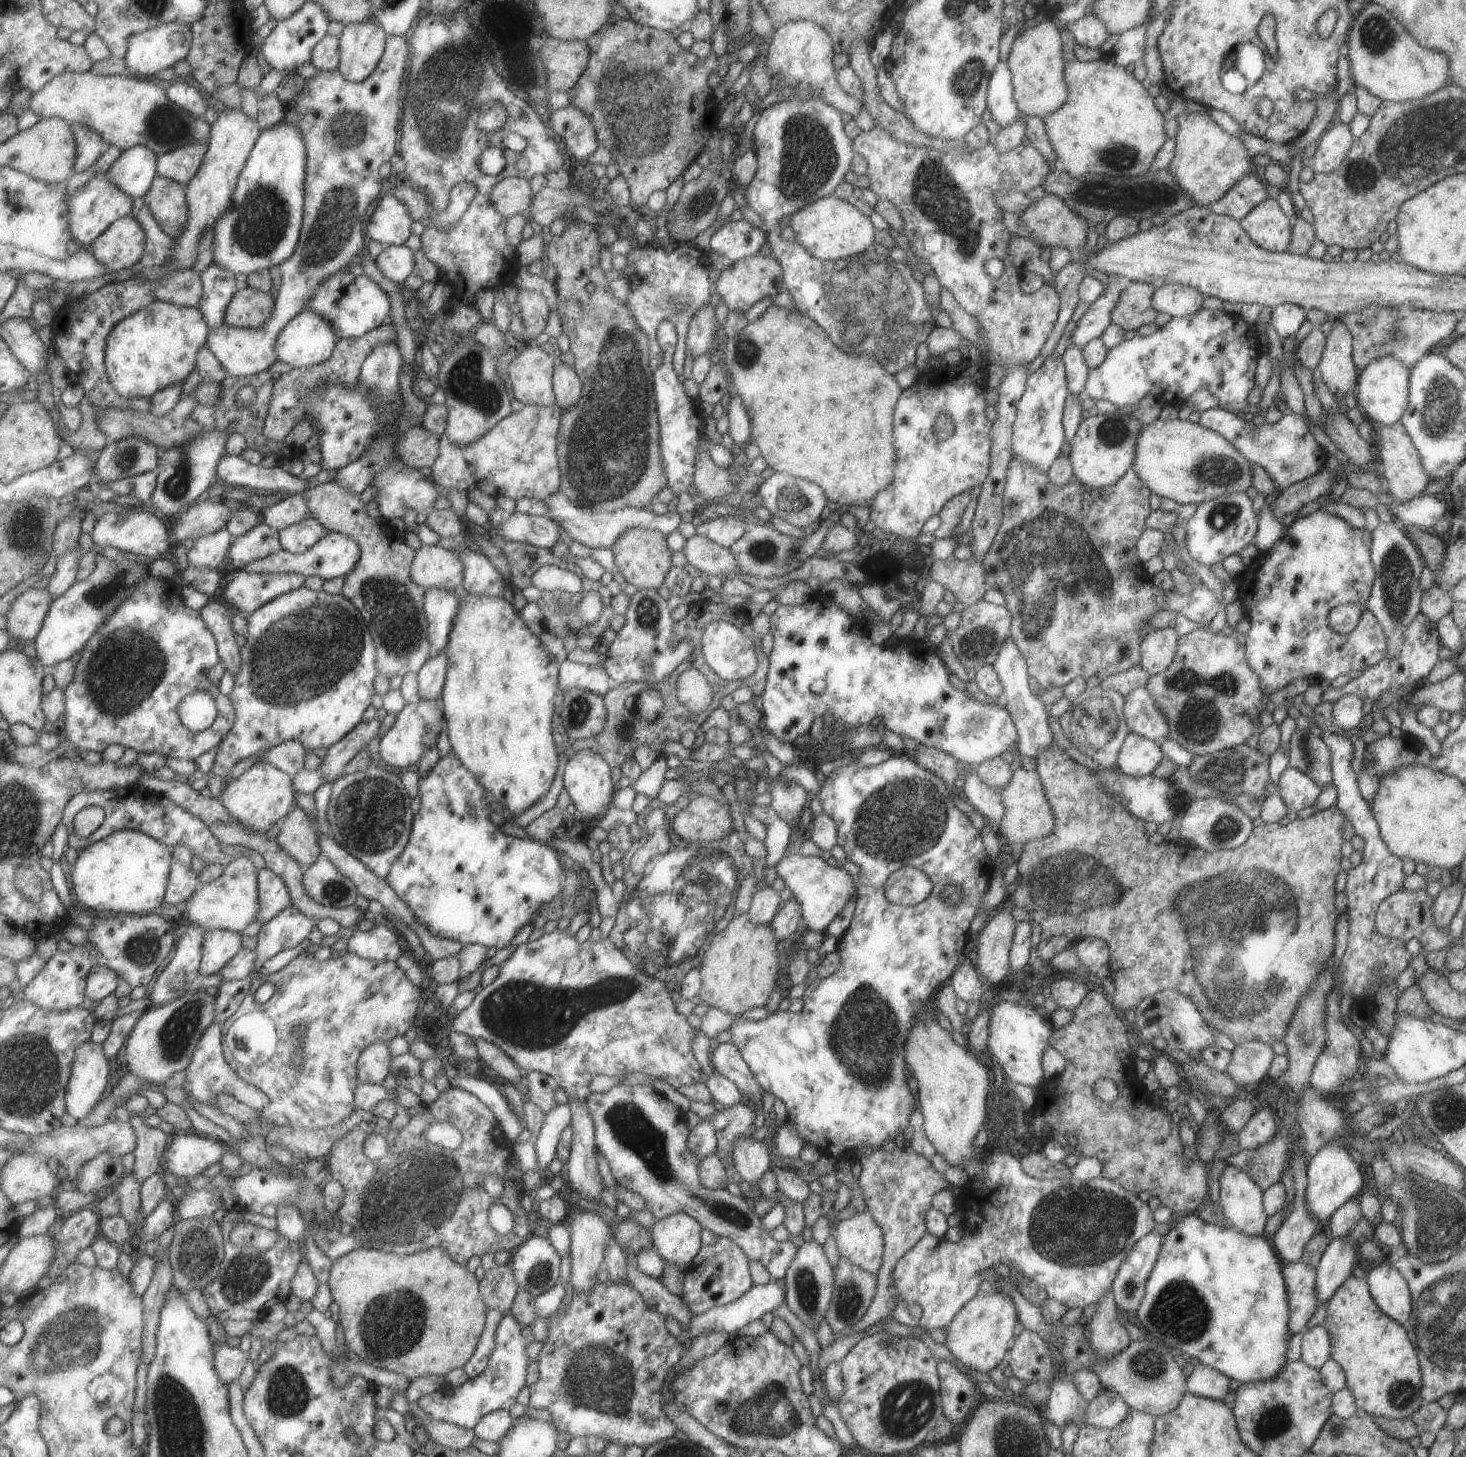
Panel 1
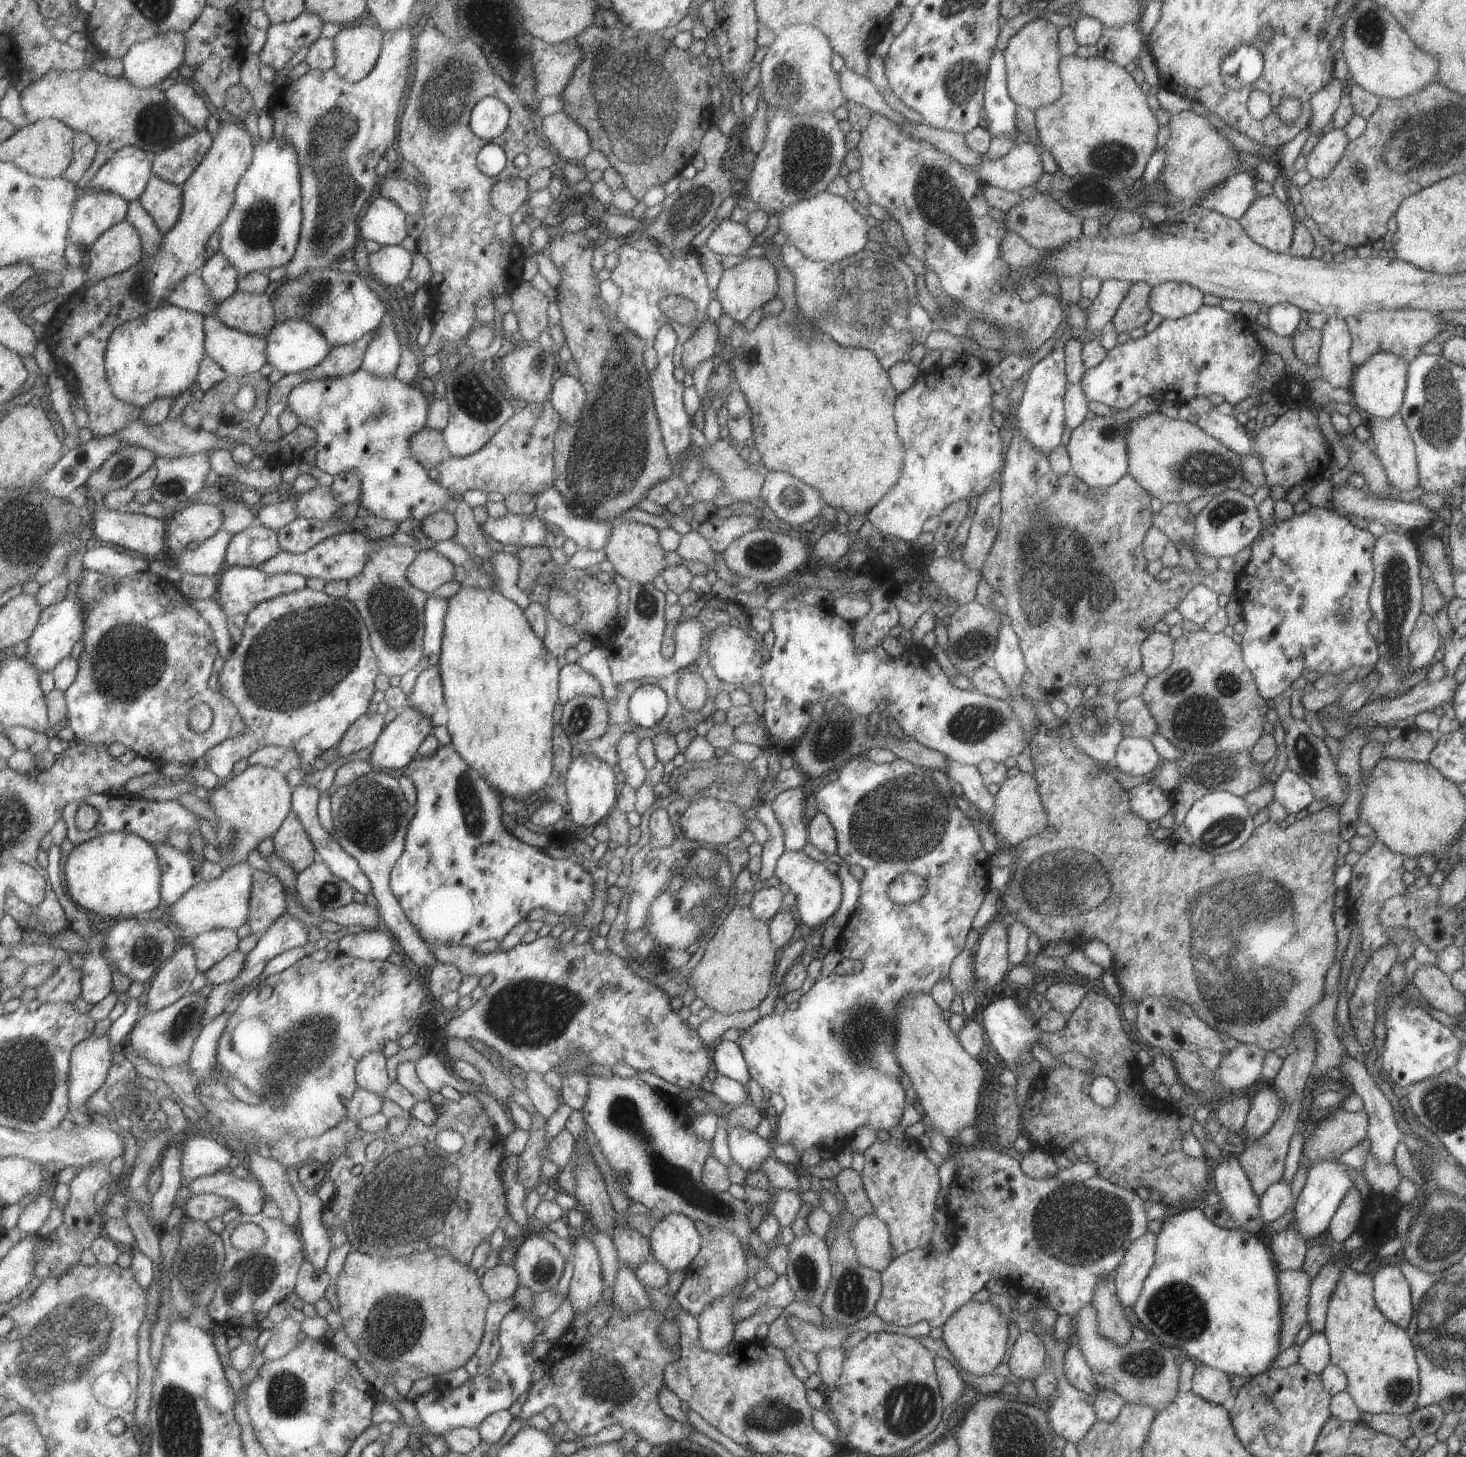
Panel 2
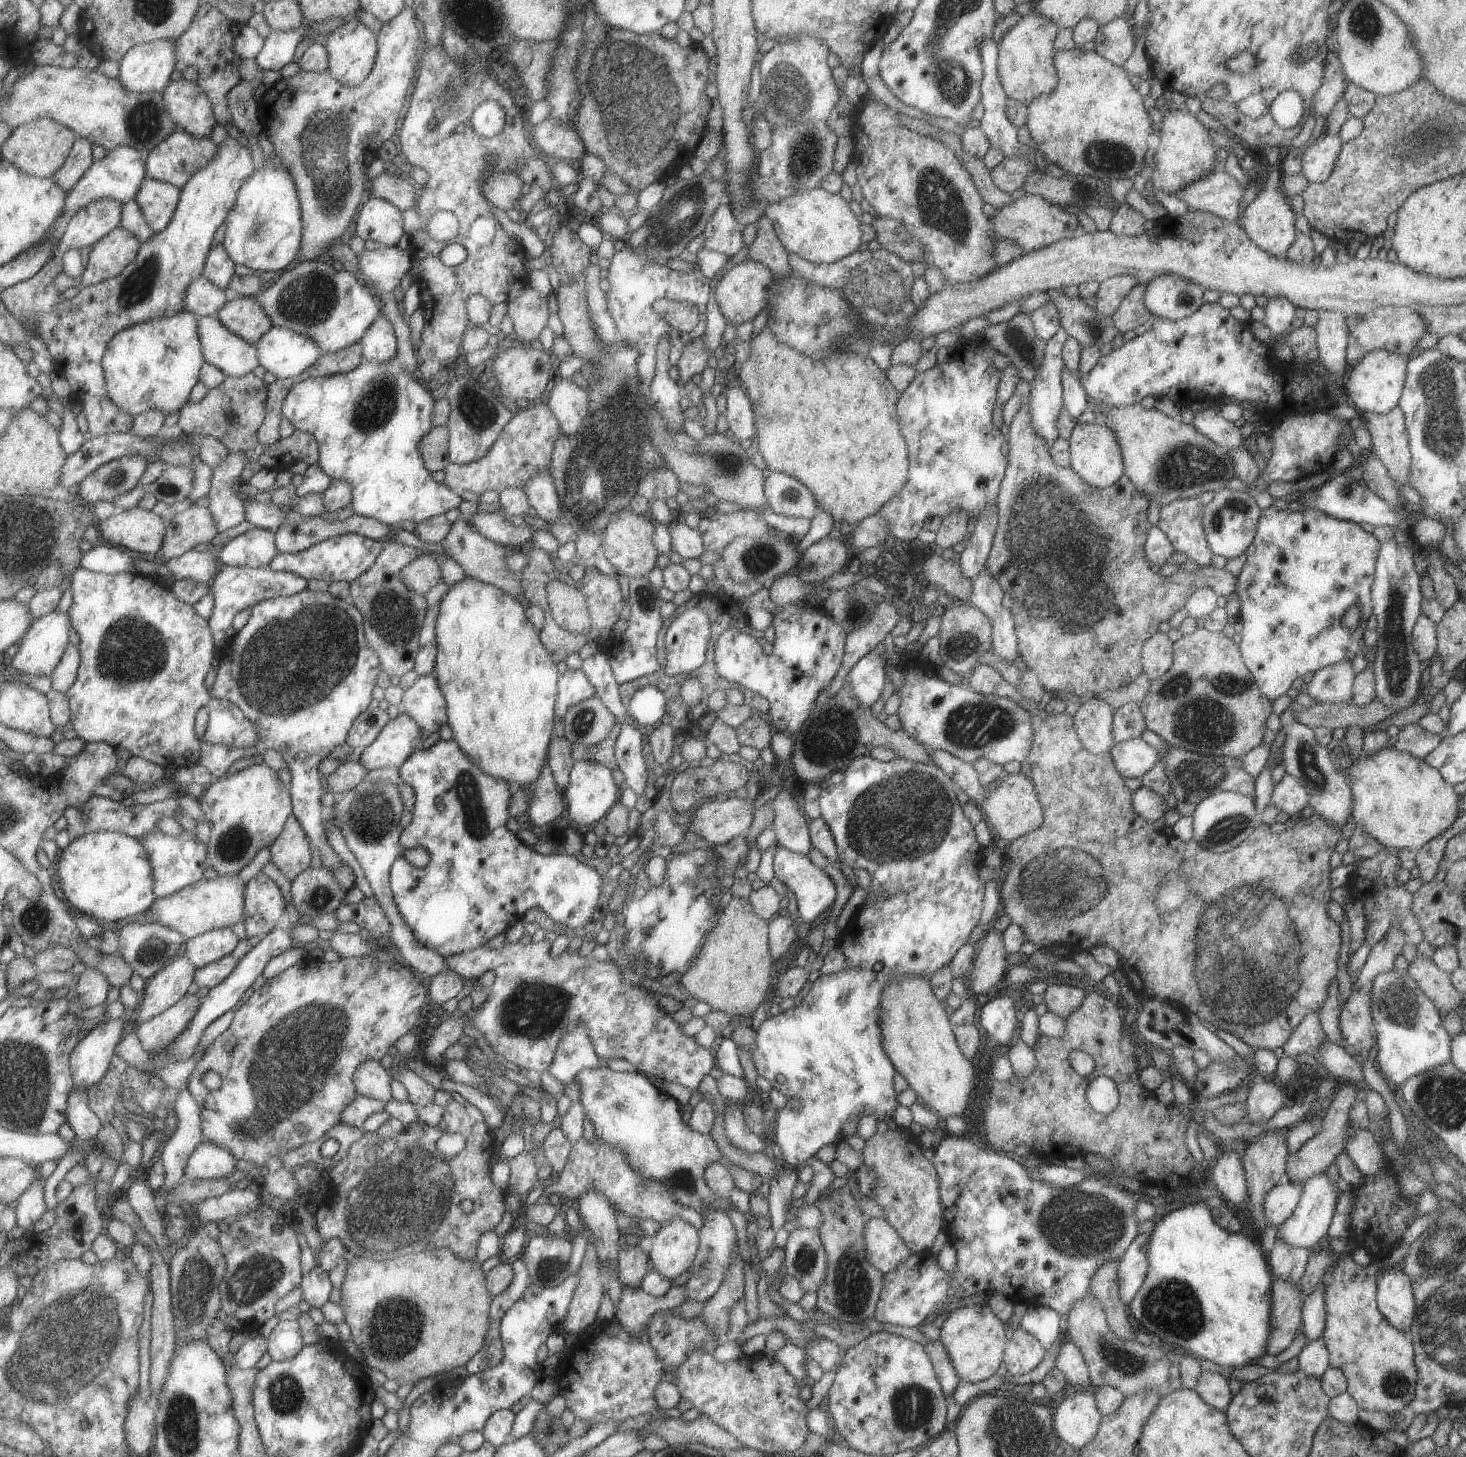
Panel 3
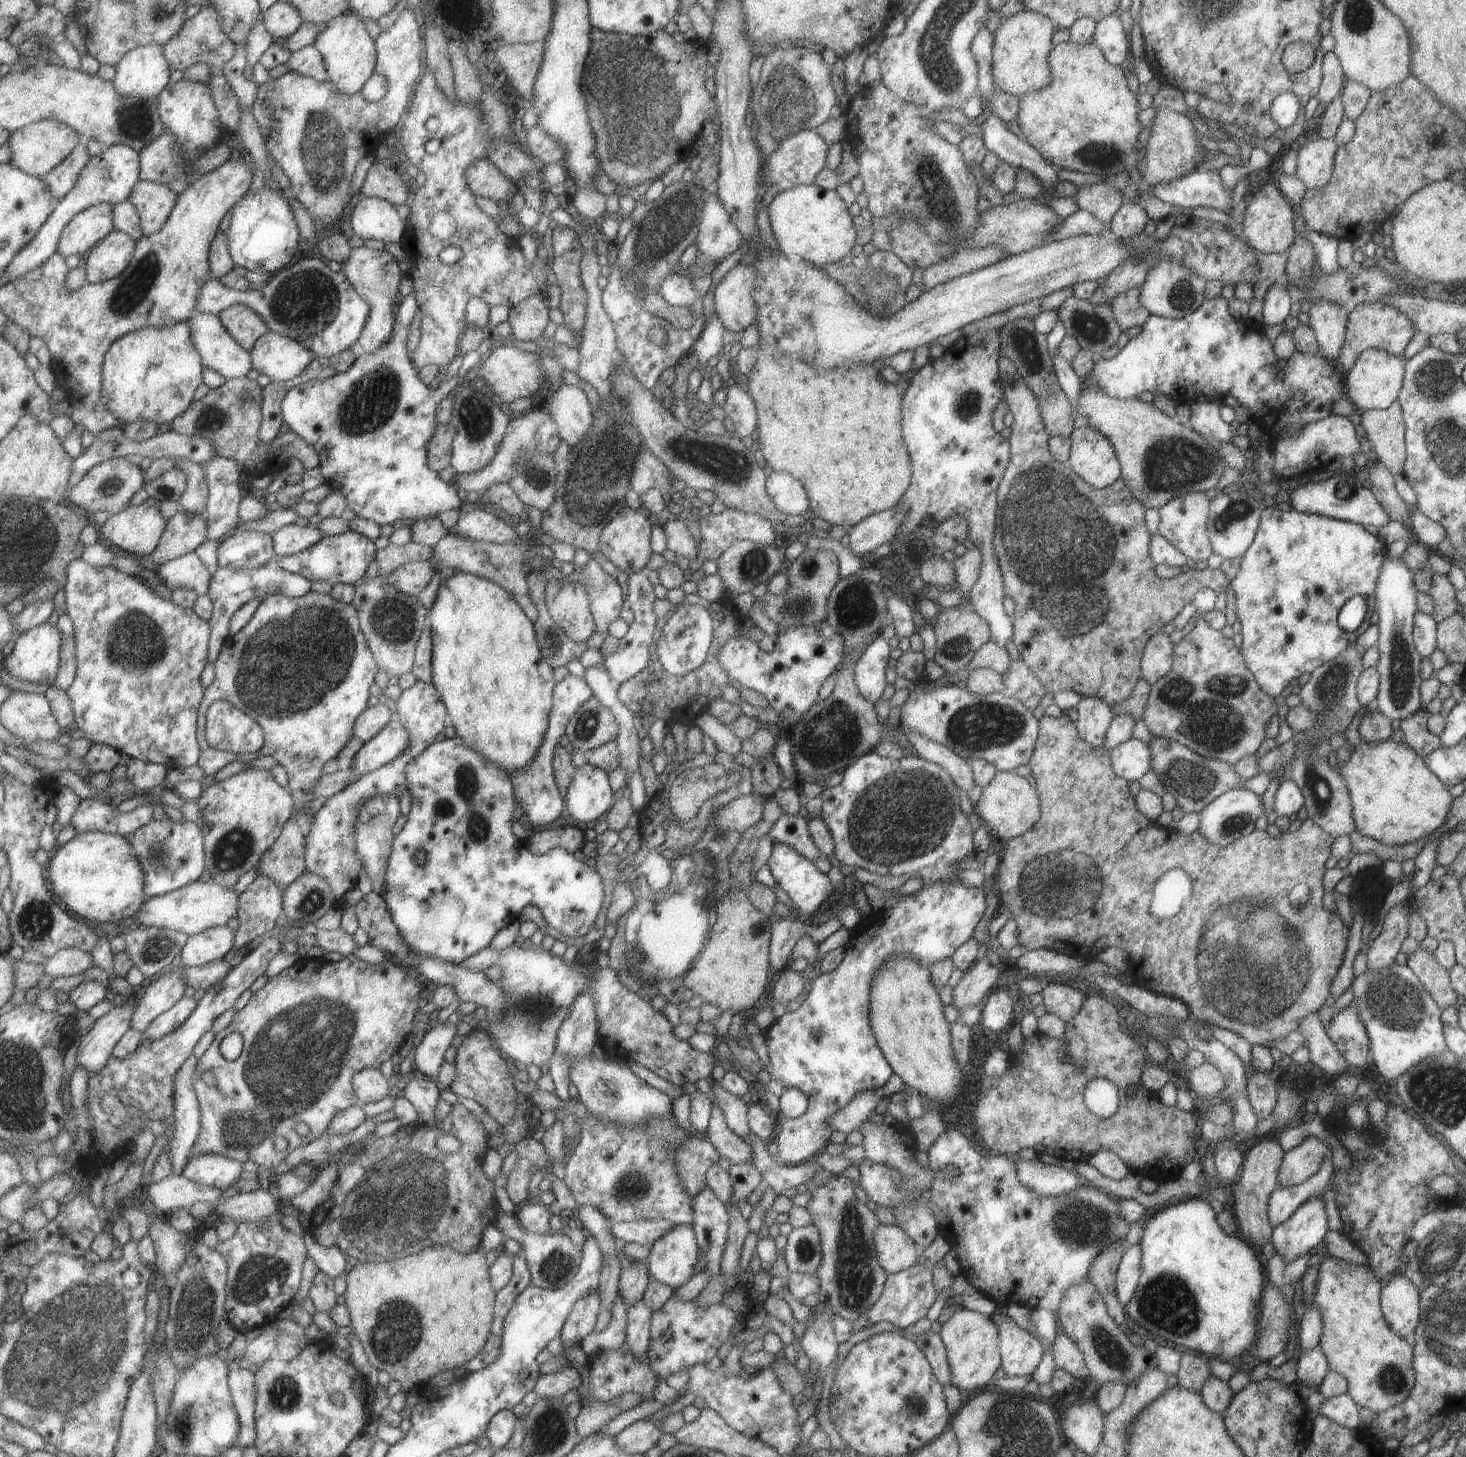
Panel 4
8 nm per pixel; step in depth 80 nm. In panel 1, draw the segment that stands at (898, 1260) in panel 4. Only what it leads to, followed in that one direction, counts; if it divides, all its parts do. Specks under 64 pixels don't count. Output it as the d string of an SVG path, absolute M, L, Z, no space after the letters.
M865 1210L839 1221L834 1232L839 1256L869 1274L878 1272L884 1250L883 1234Z

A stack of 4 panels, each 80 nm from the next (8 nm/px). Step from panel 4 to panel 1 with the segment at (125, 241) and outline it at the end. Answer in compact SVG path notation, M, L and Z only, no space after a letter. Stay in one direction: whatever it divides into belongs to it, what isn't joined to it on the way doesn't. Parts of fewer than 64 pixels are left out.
M135 216L121 218L95 240L93 255L116 274L132 270L143 260L147 235Z

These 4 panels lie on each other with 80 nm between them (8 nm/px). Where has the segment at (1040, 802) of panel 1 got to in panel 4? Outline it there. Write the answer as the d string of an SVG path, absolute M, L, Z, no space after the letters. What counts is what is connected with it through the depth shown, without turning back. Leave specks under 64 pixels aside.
M998 771L991 782L982 788L980 798L973 809L982 819L983 825L996 837L1009 841L1027 832L1041 818L1036 790L1026 779L1013 771Z

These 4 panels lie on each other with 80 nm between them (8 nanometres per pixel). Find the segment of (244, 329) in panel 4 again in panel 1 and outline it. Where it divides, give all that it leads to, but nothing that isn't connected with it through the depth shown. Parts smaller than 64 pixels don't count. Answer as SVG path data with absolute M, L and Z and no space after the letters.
M245 285L227 306L225 323L238 328L261 328L272 318L275 306L273 293Z

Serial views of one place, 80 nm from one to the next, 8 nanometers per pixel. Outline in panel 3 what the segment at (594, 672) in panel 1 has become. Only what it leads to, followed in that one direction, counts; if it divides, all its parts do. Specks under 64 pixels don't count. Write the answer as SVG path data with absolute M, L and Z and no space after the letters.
M567 670L559 680L556 716L563 719L571 706L592 698L594 695L595 688L591 686L591 682L583 670Z

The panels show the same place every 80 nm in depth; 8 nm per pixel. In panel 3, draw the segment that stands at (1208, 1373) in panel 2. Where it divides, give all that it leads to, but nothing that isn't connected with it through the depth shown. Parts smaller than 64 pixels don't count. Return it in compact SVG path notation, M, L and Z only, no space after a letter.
M1201 1368L1194 1392L1209 1406L1224 1412L1232 1400L1228 1379L1213 1369Z

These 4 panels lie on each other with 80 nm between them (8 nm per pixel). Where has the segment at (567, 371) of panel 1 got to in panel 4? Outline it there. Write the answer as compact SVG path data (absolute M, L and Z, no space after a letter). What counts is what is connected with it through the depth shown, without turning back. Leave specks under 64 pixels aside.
M563 384L554 392L546 407L558 423L561 439L571 446L577 446L591 428L593 420L585 390L577 385Z

